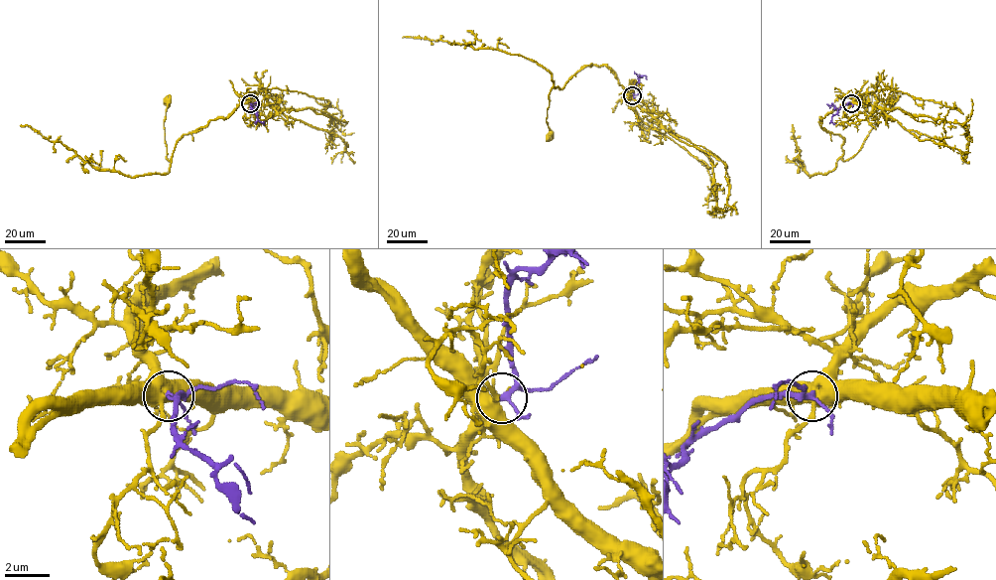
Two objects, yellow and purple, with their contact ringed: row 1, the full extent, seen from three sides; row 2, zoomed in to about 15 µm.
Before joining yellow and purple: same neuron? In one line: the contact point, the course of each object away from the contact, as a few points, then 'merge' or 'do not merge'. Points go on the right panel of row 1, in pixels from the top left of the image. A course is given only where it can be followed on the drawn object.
place (851, 103); course yellow (851, 103), (843, 103), (820, 119), (821, 127), (844, 140), (843, 160), (858, 151), (891, 101); course purple (851, 103), (840, 106), (833, 115), (831, 122), (834, 125); merge

